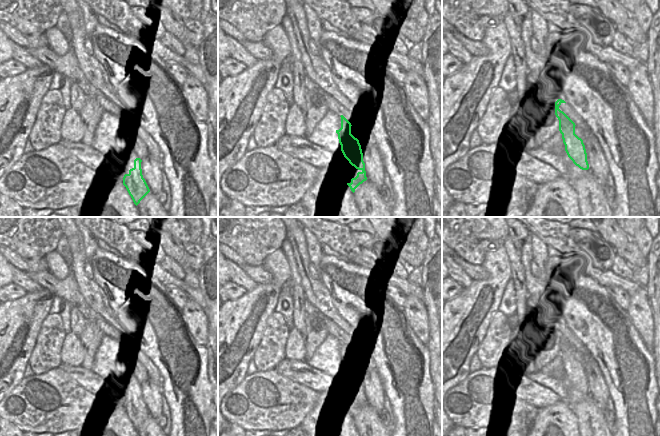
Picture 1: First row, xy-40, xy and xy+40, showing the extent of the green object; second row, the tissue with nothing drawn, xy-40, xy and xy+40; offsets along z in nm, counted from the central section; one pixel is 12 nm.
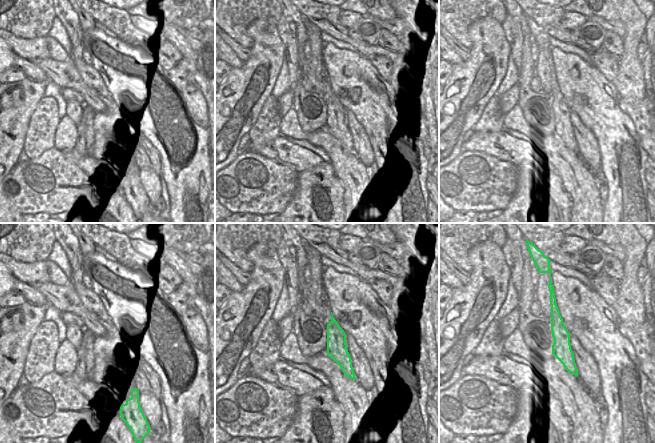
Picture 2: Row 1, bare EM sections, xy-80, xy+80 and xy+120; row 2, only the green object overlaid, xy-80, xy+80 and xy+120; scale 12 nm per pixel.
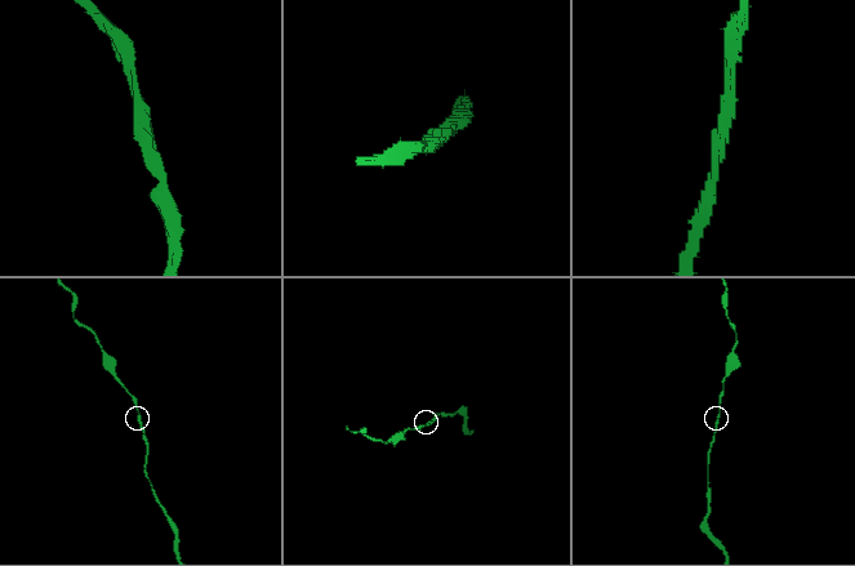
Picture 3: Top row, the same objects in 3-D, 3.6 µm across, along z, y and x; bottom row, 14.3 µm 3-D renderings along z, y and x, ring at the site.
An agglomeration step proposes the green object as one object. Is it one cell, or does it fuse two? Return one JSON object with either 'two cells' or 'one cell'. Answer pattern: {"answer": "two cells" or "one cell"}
{"answer": "one cell"}

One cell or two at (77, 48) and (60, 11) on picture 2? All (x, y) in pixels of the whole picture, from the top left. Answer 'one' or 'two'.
one

